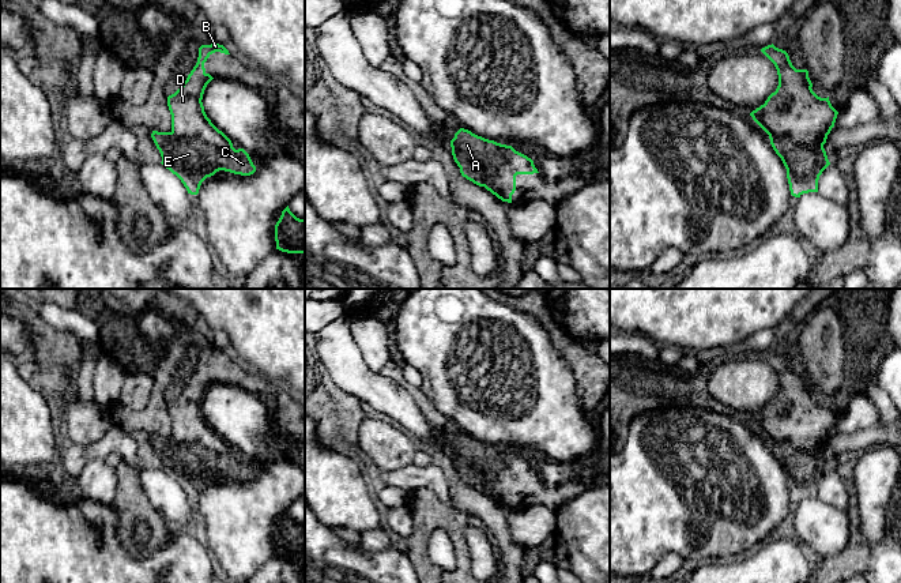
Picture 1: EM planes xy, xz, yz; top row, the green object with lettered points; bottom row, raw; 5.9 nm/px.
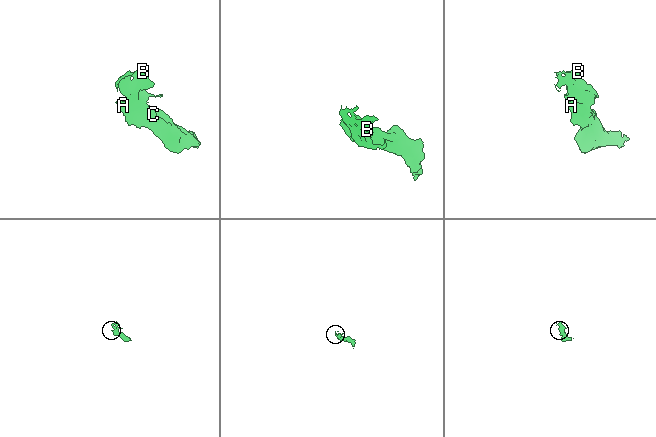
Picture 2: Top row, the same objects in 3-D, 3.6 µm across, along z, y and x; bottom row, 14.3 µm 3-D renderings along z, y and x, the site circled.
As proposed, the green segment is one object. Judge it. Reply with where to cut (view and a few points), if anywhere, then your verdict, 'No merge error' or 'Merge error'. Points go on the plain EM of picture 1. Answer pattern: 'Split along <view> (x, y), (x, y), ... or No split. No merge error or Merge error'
Split along xy (172, 436), (177, 442), (195, 443), (218, 452), (232, 452). Merge error

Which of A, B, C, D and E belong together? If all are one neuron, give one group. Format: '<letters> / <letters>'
A C E / B D

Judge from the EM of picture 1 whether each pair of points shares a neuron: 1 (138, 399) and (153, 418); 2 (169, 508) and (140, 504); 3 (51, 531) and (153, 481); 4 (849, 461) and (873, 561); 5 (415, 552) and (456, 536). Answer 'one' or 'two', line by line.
1: two
2: two
3: two
4: one
5: one

